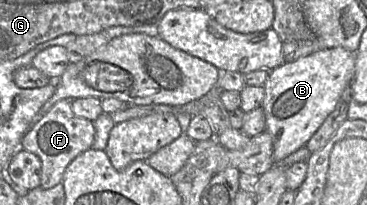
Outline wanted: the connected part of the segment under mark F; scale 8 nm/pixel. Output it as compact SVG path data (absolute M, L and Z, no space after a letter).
M63 99L55 103L49 111L24 134L19 149L36 154L41 160L42 189L50 189L62 183L64 172L69 163L79 154L92 148L95 139L93 122L76 116L71 107L71 100Z

